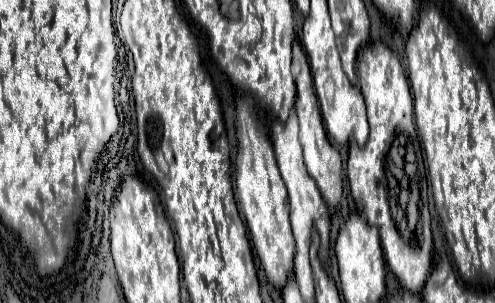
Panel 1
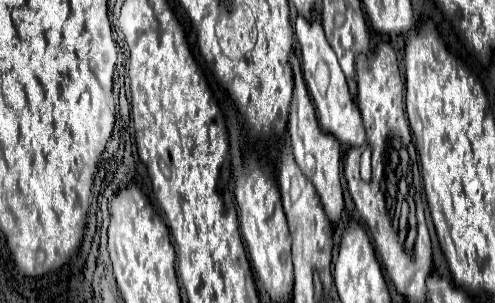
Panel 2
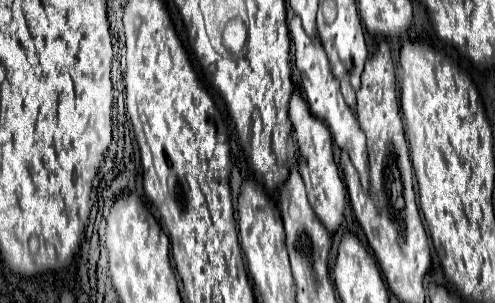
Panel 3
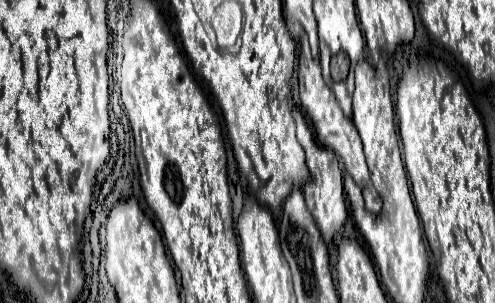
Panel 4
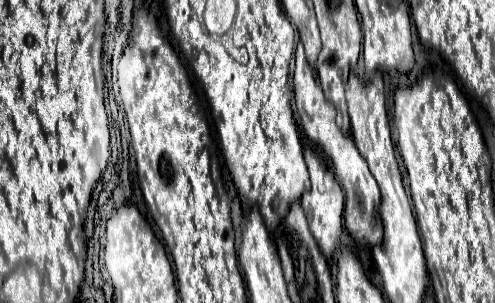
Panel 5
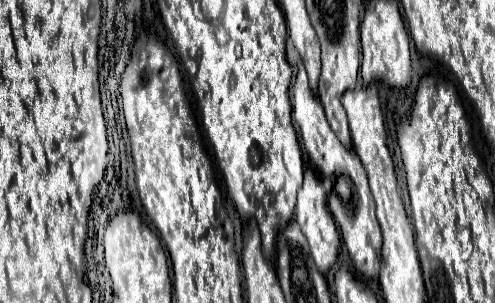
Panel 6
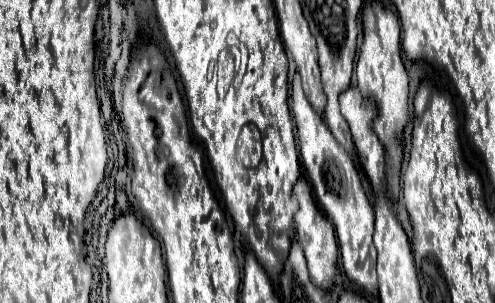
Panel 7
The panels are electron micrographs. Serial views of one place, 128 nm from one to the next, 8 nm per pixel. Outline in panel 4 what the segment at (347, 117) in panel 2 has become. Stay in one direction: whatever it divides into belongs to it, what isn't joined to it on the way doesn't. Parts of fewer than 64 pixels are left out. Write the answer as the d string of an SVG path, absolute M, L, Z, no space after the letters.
M300 32L300 58L298 58L298 88L300 88L300 106L306 112L308 120L312 122L312 128L316 132L316 140L334 150L336 156L342 158L346 172L354 178L354 182L362 188L362 196L364 196L364 208L372 214L378 214L382 210L382 200L376 192L376 188L370 182L370 172L364 160L364 152L362 152L362 140L356 132L356 126L350 122L350 118L346 118L342 114L342 108L338 106L334 94L330 92L330 88L326 86L324 78L322 78L322 70L320 70L320 62L312 60L310 56L310 46L308 46L308 38L304 36L304 32Z

